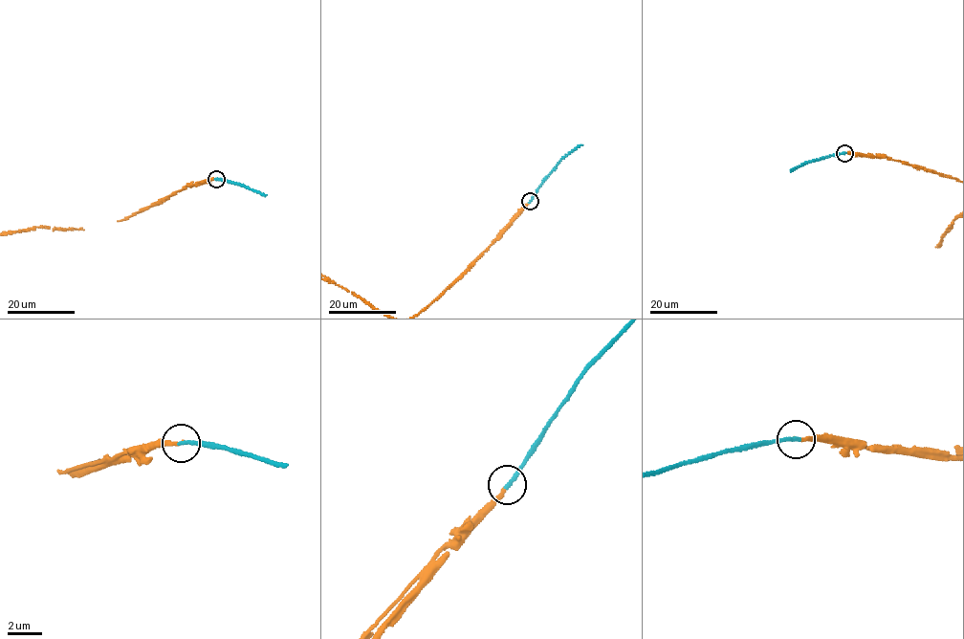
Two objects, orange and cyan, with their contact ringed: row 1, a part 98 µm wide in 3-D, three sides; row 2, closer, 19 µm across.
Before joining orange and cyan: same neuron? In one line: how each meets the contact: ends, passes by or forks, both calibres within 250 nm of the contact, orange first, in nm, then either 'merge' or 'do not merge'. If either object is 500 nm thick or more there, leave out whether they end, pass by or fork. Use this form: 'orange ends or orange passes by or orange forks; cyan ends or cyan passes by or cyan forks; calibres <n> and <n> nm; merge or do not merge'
orange ends; cyan ends; calibres 170 and 240 nm; merge

